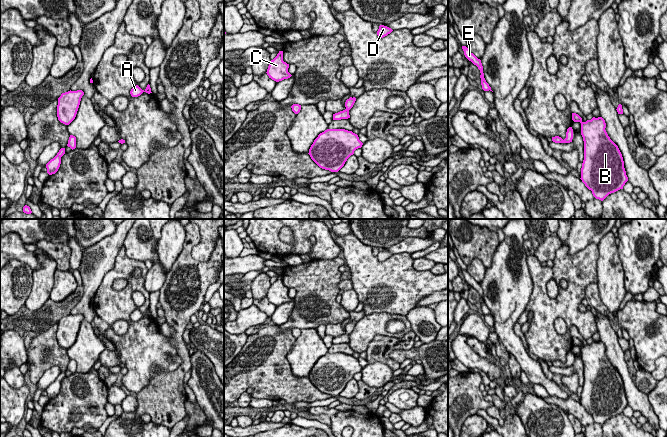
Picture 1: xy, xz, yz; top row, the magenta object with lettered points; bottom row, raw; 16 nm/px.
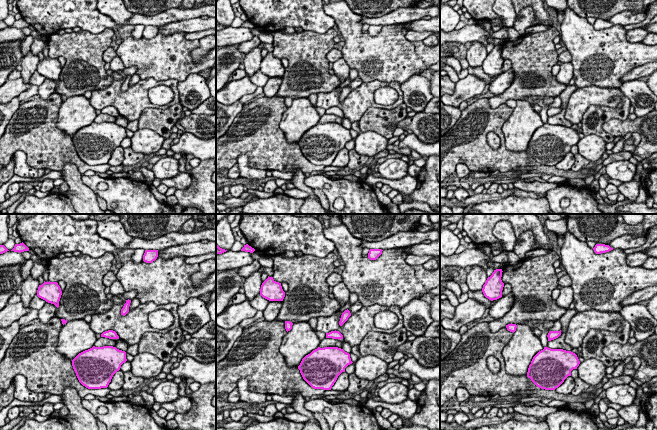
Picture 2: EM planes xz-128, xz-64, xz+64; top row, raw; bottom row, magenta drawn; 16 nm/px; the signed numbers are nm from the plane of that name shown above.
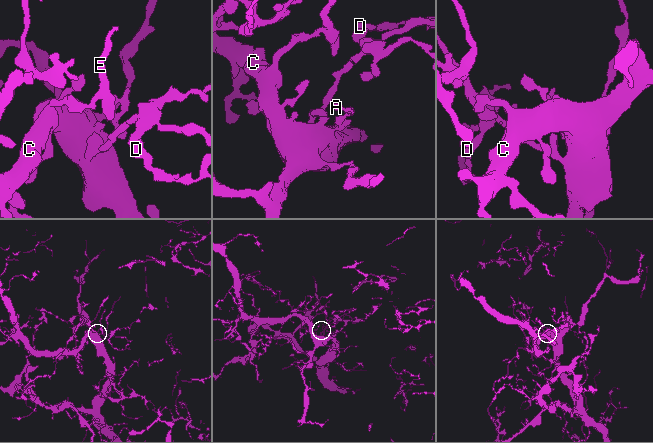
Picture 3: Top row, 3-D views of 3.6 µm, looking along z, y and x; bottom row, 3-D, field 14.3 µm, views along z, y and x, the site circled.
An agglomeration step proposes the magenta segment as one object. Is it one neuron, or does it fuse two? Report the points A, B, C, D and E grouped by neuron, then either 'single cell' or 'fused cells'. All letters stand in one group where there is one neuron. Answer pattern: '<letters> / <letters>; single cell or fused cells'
A B C D E; single cell

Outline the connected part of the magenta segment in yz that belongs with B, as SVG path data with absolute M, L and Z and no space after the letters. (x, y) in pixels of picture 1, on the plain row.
M572 337L572 344L581 347L584 365L580 403L596 423L603 425L609 418L623 413L628 405L622 378L608 360L602 341L583 346L578 338Z

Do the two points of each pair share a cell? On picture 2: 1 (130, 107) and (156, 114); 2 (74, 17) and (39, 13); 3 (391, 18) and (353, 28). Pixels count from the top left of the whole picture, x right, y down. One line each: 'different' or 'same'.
1: different
2: same
3: different

